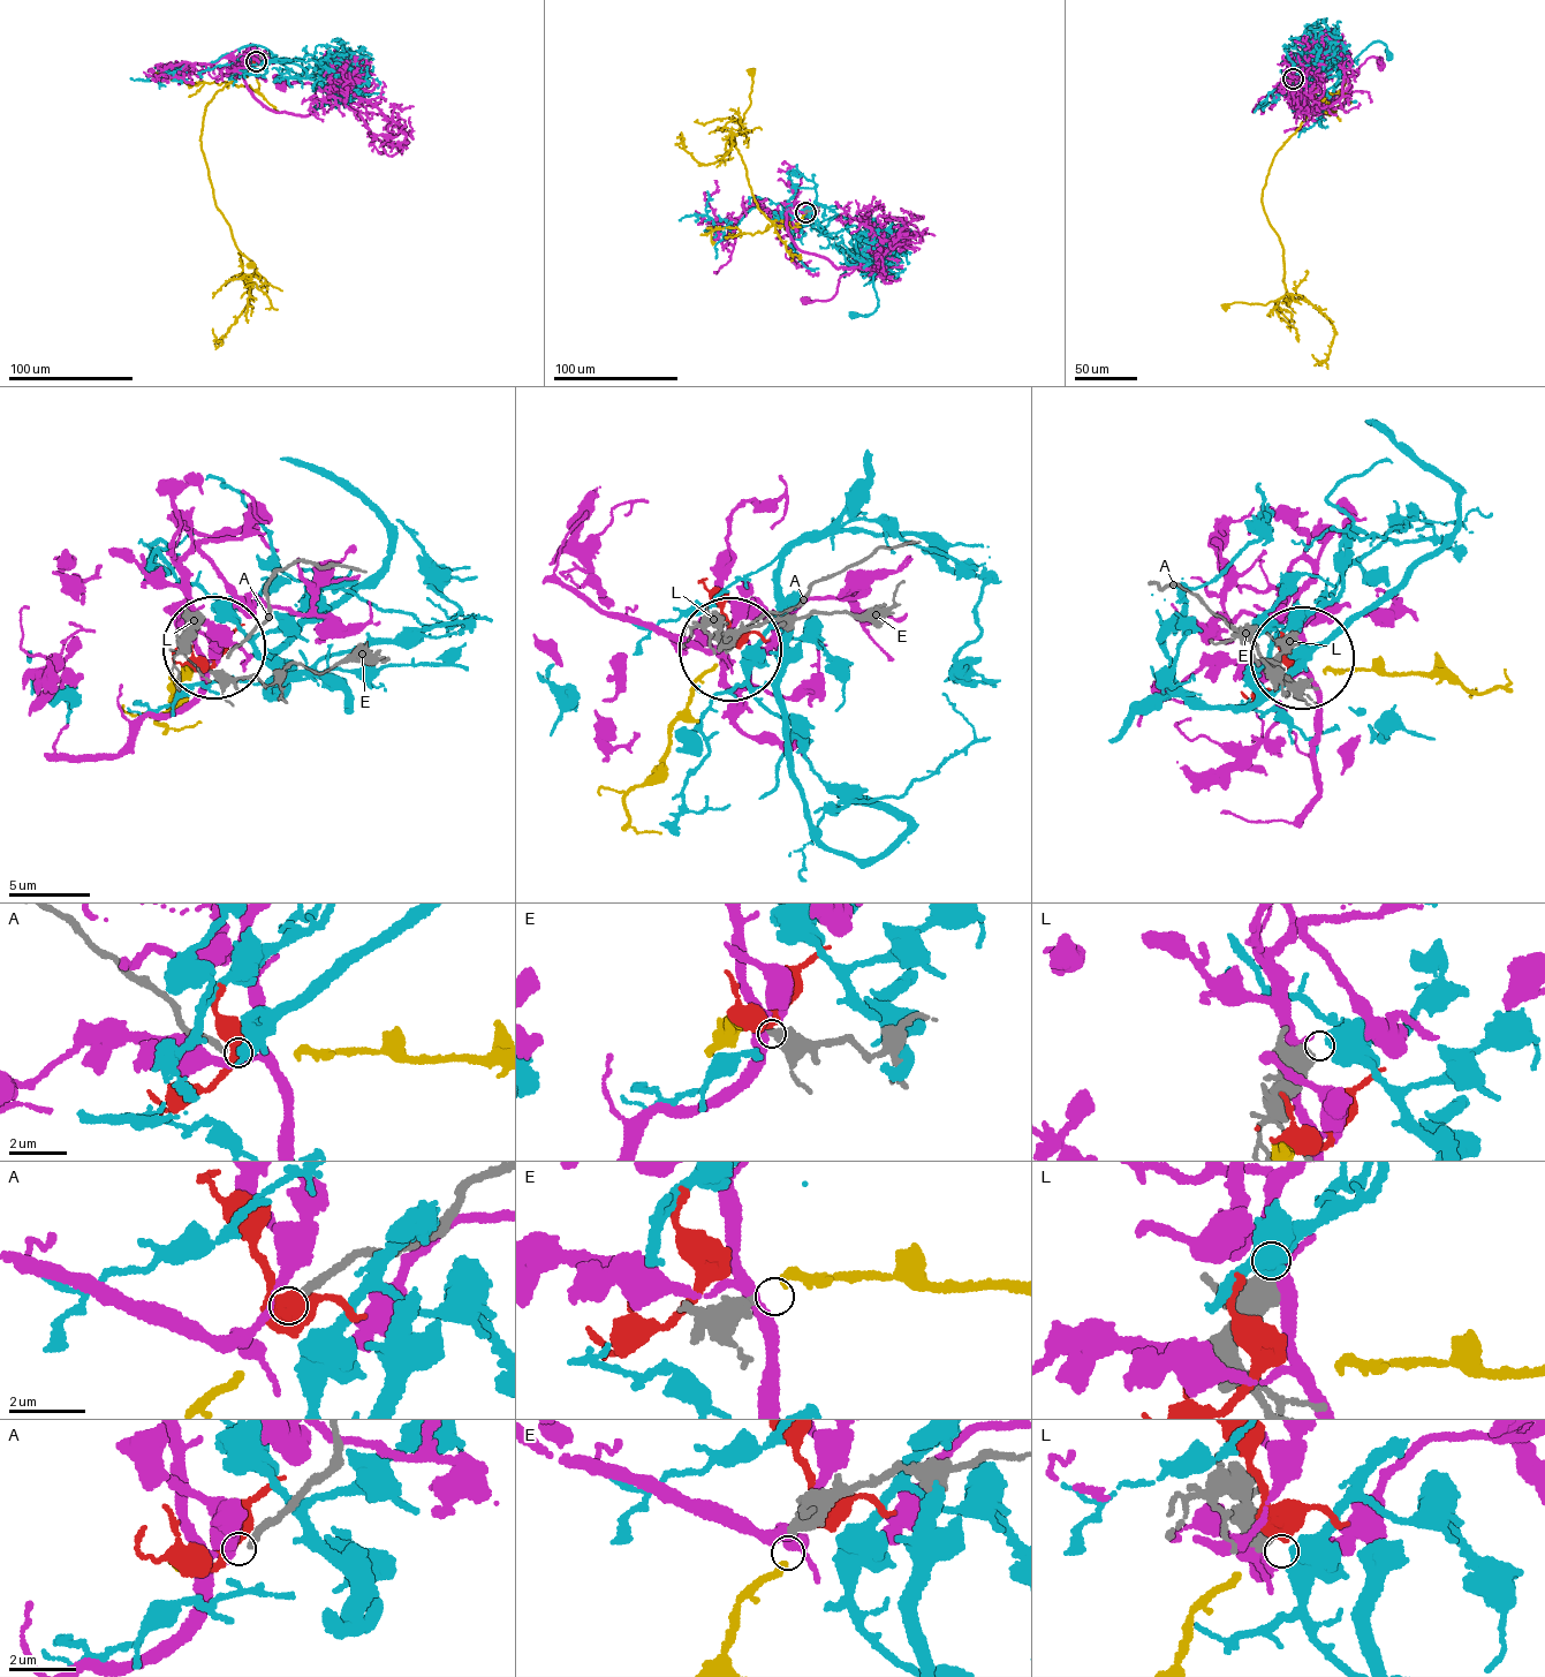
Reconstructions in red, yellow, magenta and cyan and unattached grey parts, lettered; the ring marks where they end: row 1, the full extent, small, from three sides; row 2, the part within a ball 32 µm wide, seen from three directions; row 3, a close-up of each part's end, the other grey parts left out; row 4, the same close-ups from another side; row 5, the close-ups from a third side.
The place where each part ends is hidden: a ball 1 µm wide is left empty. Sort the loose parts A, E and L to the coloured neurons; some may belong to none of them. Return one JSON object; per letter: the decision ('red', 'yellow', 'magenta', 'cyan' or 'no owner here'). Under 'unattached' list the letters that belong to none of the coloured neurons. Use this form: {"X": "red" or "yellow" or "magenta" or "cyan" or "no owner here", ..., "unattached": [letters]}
{"A": "no owner here", "E": "yellow", "L": "cyan", "unattached": ["A"]}

